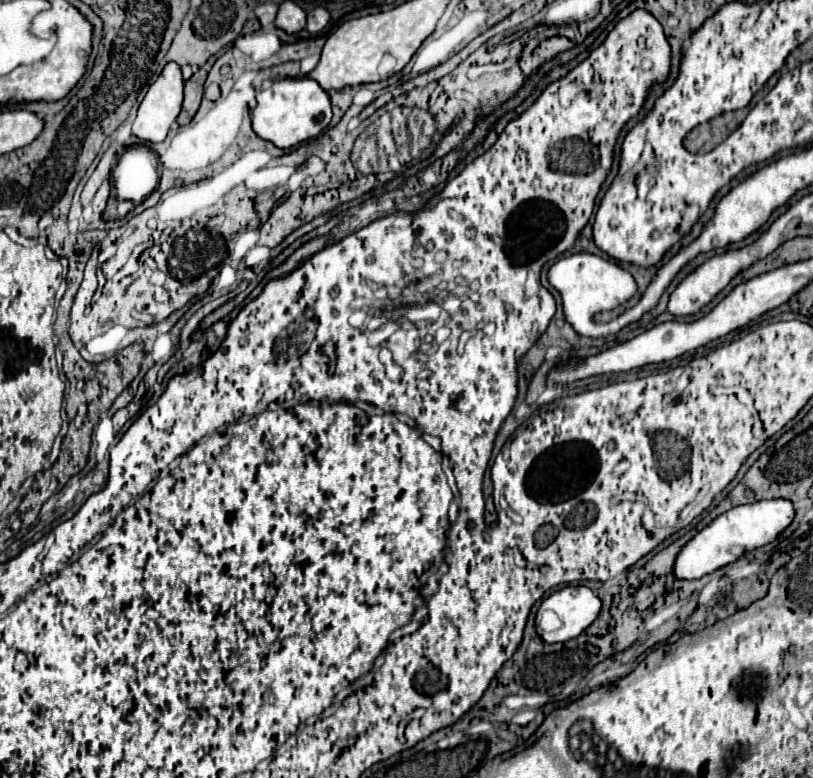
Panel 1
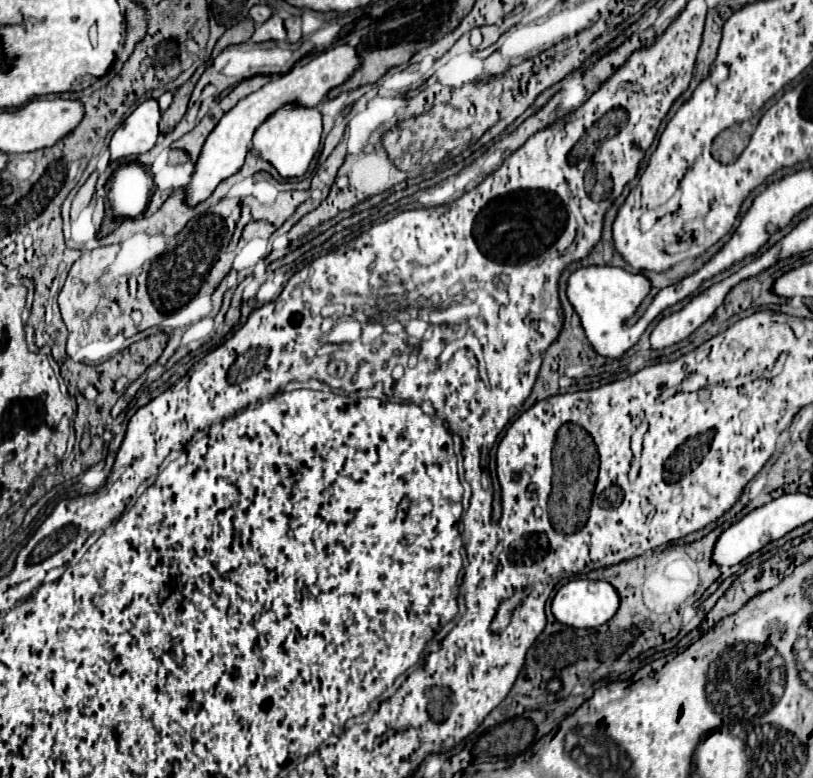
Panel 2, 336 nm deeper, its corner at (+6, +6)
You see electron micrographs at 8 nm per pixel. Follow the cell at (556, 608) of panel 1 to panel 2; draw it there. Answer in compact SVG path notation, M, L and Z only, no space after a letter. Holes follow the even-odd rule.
M571 580L557 590L551 602L551 612L557 618L557 622L571 628L601 626L609 618L613 618L617 608L619 608L619 594L609 582L603 582L603 580Z

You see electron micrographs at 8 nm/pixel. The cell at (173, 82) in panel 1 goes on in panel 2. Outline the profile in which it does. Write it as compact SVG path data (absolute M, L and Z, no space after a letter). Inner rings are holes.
M155 98L141 102L111 136L109 142L111 160L139 156L151 150L159 136L159 122L161 122L159 102Z

